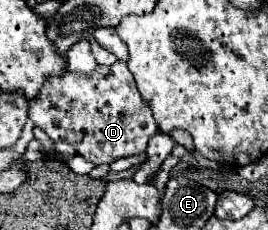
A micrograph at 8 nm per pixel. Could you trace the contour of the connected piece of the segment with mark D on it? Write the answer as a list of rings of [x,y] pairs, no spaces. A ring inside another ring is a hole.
[[[125,62],[97,66],[91,74],[65,72],[61,78],[49,78],[45,90],[29,104],[29,118],[53,142],[69,142],[95,166],[109,166],[123,156],[145,152],[149,138],[159,130]]]

